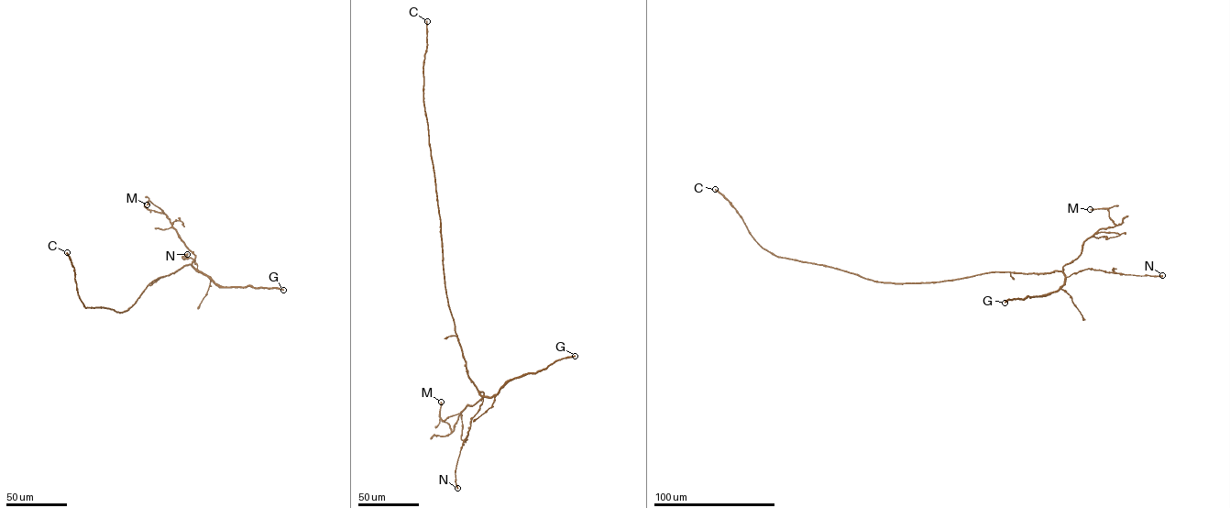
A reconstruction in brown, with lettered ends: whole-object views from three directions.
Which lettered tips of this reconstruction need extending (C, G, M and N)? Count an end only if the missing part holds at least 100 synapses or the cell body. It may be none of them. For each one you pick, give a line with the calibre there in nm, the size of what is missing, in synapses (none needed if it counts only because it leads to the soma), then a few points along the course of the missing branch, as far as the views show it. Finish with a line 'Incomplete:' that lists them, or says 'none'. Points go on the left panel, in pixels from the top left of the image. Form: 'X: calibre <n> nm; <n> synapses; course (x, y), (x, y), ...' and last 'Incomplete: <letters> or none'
C: calibre 400 nm; 350 synapses; course (67, 252), (54, 230), (70, 212), (97, 192), (100, 178), (82, 181)
Incomplete: C

